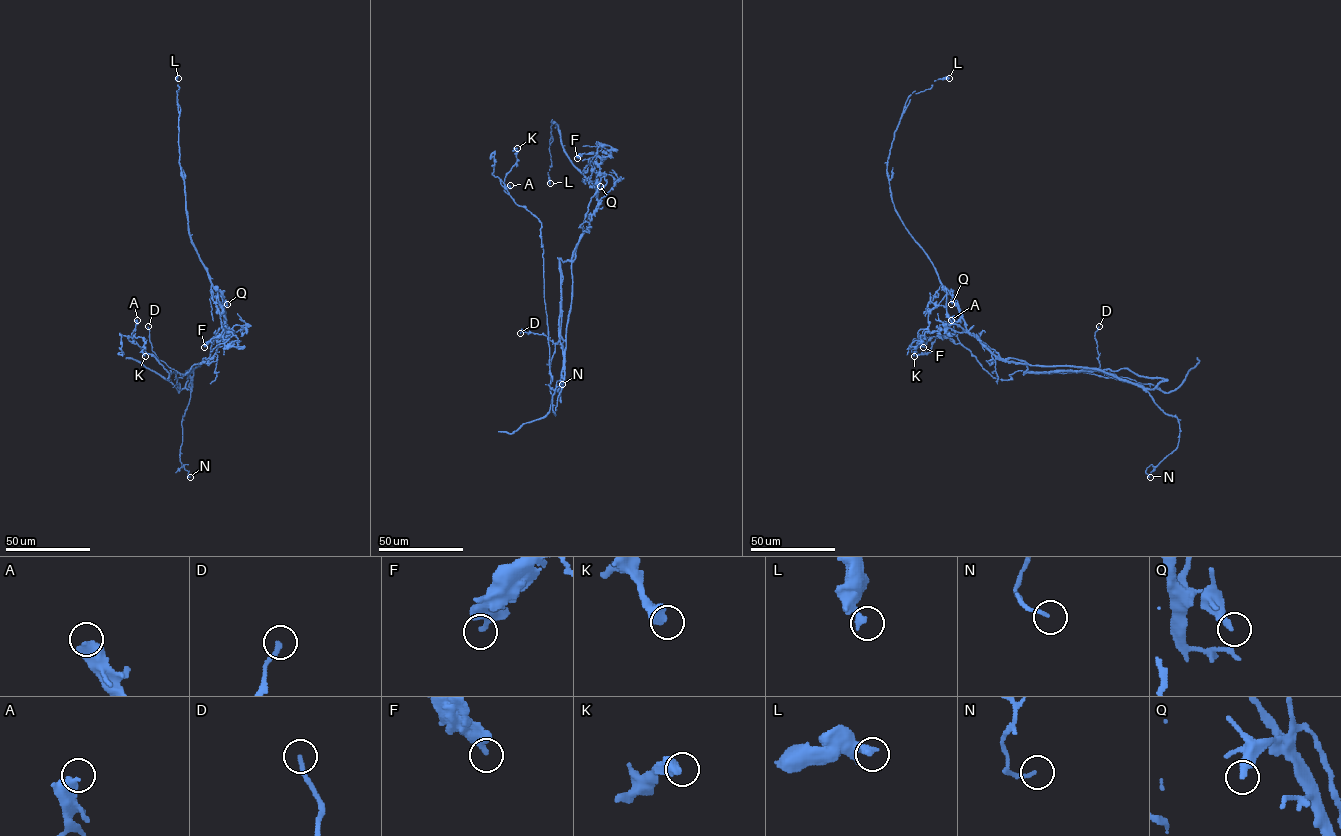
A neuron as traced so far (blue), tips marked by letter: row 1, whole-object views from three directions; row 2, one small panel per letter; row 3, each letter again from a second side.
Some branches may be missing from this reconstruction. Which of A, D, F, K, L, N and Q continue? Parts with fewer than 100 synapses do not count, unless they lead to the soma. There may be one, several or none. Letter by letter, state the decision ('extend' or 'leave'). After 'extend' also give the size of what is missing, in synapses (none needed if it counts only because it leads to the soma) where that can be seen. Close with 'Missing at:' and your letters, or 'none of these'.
A: leave
D: leave
F: leave
K: leave
L: leave
N: leave
Q: leave
Missing at: none of these

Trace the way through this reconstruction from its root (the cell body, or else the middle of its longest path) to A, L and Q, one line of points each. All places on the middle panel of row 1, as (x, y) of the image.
A: (562, 260), (559, 341), (555, 345), (550, 374), (541, 222), (505, 192), (504, 188), (510, 185)
L: (562, 260), (571, 260), (598, 201), (595, 186), (567, 156), (554, 121), (549, 141), (550, 183)
Q: (562, 260), (571, 260), (597, 205), (596, 190), (600, 186)

